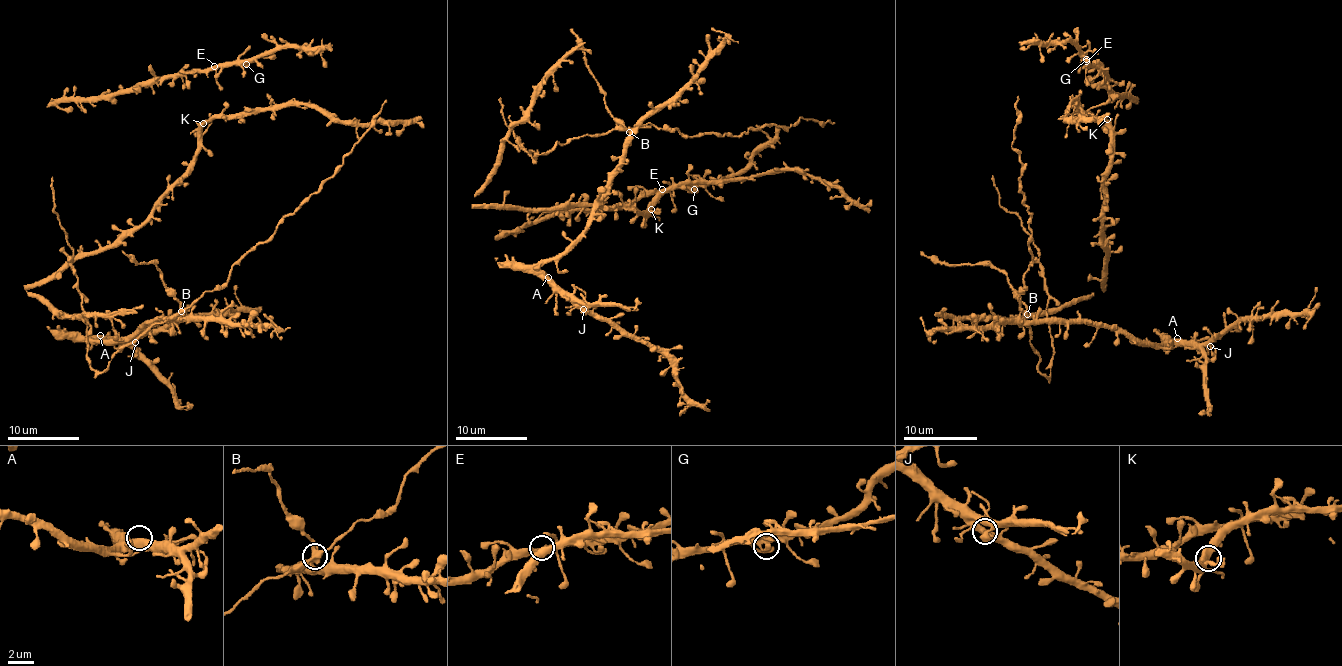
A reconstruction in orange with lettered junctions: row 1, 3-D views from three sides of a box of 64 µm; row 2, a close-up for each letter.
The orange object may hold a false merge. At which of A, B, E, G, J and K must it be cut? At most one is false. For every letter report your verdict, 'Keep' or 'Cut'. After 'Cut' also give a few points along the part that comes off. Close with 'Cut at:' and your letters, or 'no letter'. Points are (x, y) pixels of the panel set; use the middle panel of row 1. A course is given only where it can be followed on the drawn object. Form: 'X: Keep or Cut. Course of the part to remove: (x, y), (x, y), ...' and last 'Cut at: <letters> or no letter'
A: Keep
B: Cut. Course of the part to remove: (630, 132), (610, 113), (605, 102), (605, 91), (589, 68), (582, 42), (569, 29)
E: Keep
G: Keep
J: Keep
K: Keep
Cut at: B

